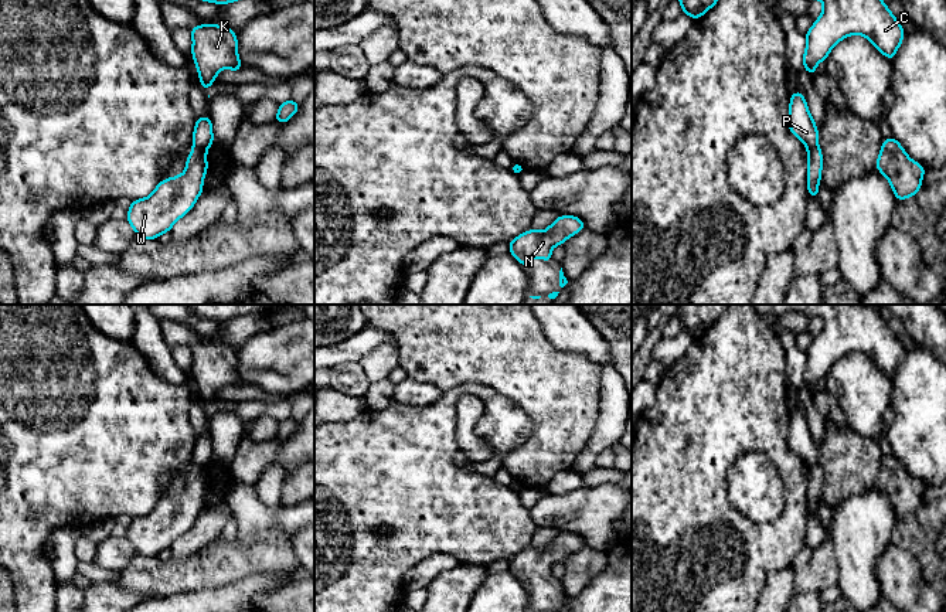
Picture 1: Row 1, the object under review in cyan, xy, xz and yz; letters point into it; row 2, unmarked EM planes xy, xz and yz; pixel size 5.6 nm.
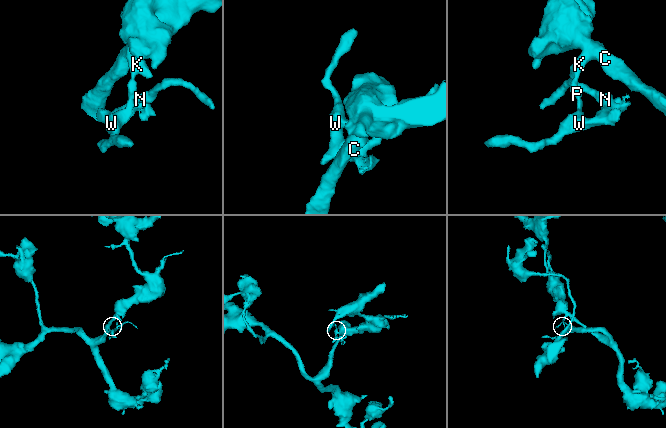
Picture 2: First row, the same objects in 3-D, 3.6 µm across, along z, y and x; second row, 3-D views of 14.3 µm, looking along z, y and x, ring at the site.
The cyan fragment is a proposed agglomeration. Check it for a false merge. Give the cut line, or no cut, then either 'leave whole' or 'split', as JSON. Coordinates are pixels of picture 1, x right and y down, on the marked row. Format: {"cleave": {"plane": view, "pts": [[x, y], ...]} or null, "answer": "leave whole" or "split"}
{"cleave": {"plane": "xy", "pts": [[194, 146], [206, 149]]}, "answer": "split"}

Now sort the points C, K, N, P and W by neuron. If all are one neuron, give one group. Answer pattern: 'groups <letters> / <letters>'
groups C K P / N W

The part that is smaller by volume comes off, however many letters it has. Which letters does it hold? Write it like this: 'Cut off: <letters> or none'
Cut off: N, W

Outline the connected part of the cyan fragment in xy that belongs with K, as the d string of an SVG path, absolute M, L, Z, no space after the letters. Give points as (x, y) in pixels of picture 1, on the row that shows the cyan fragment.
M201 24L190 28L193 37L191 55L194 58L200 85L208 92L217 74L229 68L238 72L242 68L238 57L236 34L224 26Z

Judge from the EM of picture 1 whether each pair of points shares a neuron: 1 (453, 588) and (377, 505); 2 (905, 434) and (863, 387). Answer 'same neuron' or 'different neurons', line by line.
1: different neurons
2: different neurons

